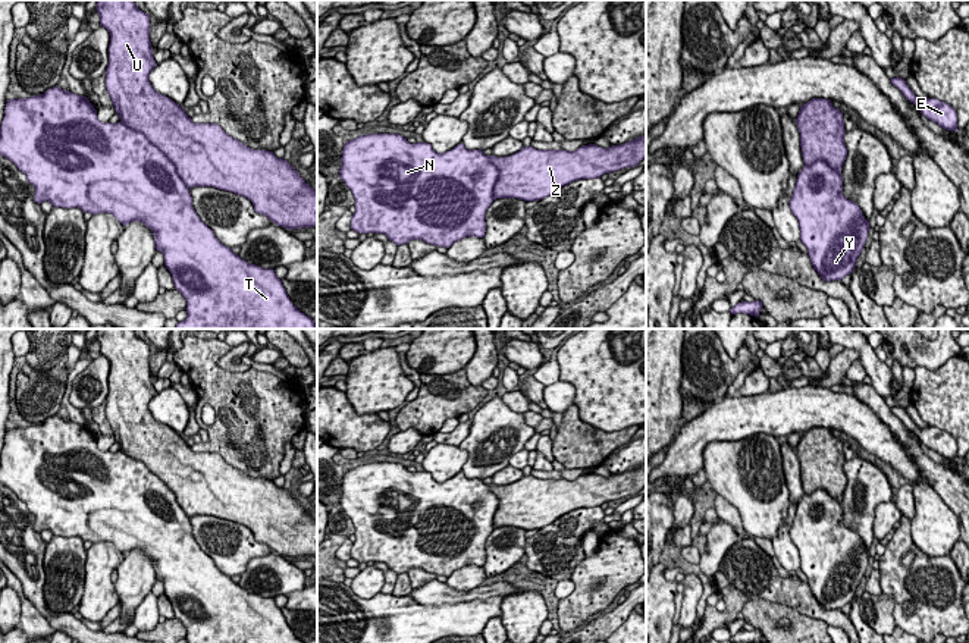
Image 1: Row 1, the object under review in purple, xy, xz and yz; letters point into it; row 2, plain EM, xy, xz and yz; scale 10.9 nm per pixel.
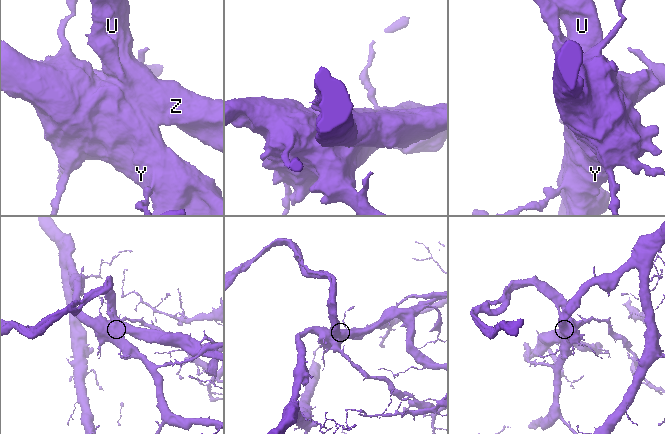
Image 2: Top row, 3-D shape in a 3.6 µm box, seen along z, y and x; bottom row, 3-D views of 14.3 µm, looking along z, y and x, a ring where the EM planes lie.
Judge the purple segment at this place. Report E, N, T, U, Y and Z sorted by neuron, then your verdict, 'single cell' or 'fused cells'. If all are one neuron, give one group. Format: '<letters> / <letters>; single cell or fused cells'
E N T Y / U Z; fused cells

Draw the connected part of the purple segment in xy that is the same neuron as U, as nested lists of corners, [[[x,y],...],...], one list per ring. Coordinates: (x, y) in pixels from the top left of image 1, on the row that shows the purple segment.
[[[97,0],[95,10],[100,15],[100,25],[110,32],[106,88],[113,101],[115,112],[125,126],[141,132],[175,164],[176,173],[188,188],[213,186],[242,195],[253,203],[257,213],[267,216],[273,223],[289,230],[317,226],[317,192],[286,160],[277,159],[273,151],[247,147],[229,137],[216,123],[194,123],[179,104],[153,88],[148,75],[157,63],[150,41],[150,15],[139,10],[134,0]]]

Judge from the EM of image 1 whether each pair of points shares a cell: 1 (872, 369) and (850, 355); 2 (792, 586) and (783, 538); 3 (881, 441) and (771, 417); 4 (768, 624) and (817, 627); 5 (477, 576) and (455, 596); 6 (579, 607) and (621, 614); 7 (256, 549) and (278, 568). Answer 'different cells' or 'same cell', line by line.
1: different cells
2: different cells
3: same cell
4: same cell
5: different cells
6: different cells
7: different cells

